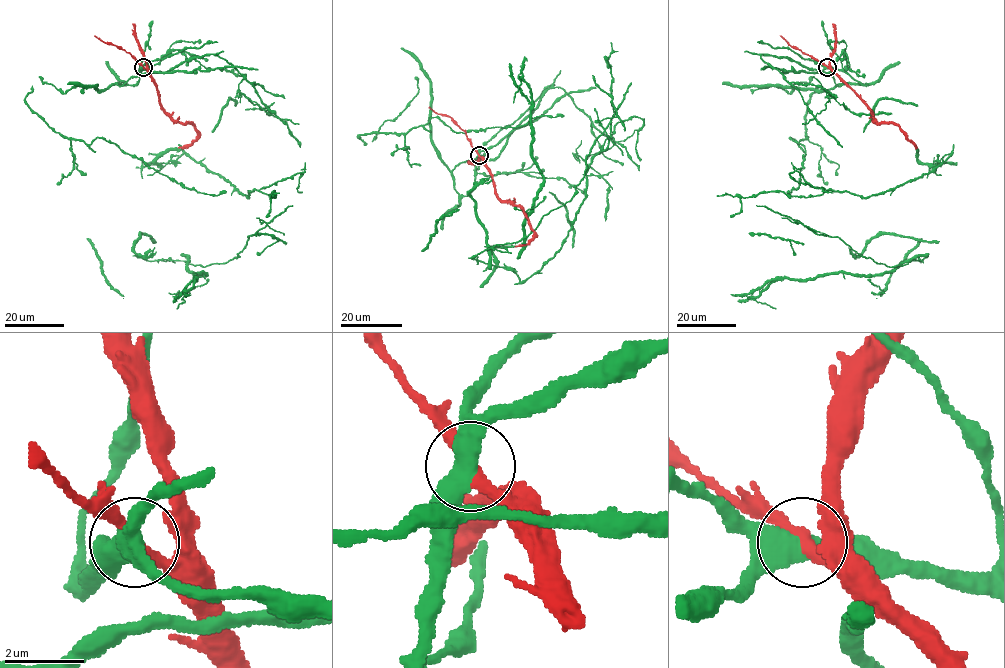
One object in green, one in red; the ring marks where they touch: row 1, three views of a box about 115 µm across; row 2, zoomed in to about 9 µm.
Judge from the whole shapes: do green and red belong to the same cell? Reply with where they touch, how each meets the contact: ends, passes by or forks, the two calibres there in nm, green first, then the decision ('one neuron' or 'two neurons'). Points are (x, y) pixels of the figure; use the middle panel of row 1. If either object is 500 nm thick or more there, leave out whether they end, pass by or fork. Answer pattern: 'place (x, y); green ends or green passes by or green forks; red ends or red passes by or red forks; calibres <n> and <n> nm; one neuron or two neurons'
place (479, 155); calibres 550 and 320 nm; one neuron

